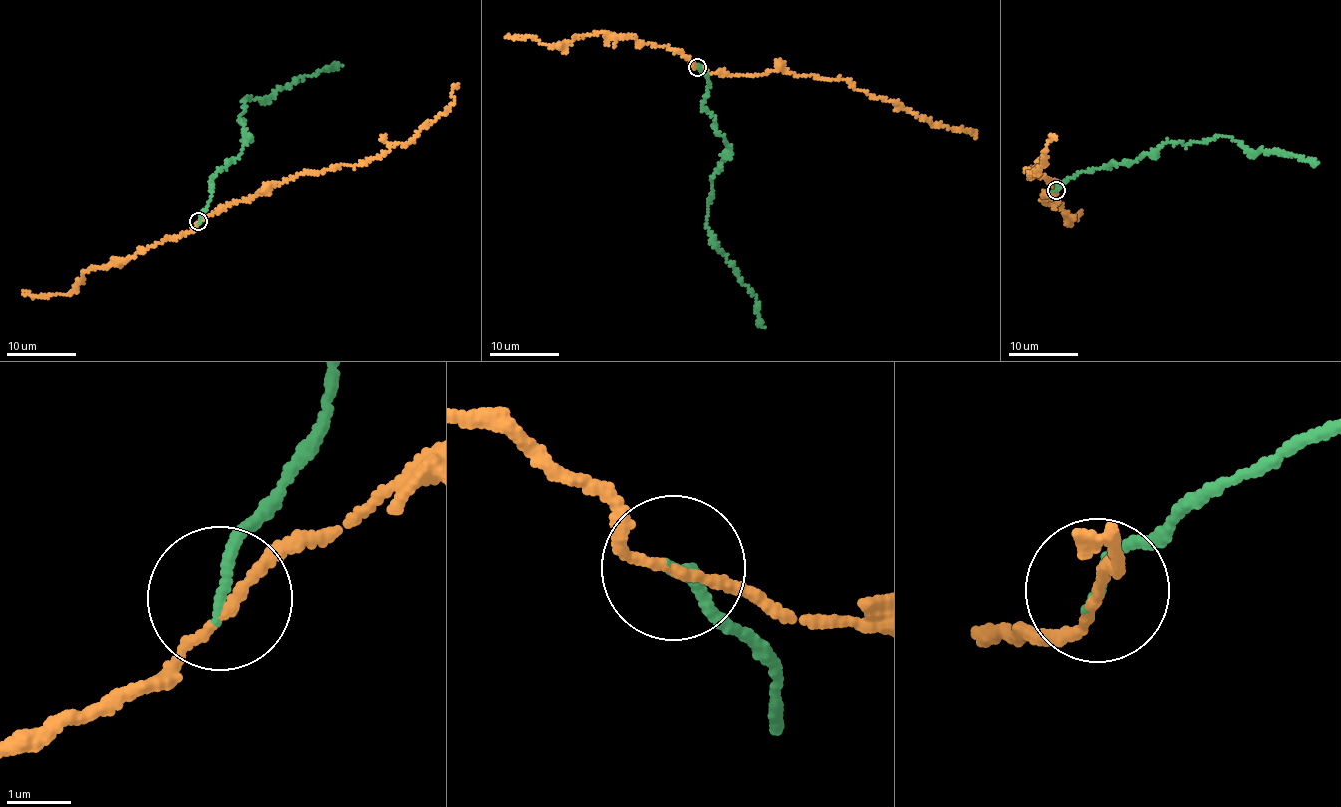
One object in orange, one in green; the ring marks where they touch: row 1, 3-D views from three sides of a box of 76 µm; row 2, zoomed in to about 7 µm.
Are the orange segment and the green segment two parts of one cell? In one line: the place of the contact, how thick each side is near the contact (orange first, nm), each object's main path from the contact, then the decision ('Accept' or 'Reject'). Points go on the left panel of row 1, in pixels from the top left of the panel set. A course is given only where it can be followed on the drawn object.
Place: (198, 221). Thickness 140 nm (orange) against 160 nm. Course of orange: (199, 222), (299, 174), (355, 166), (379, 158), (395, 144), (406, 144), (446, 110), (454, 100), (457, 83). Course of green: (199, 222), (212, 197), (213, 177), (249, 140), (239, 119), (244, 99), (273, 95), (298, 78), (342, 66). Reject

